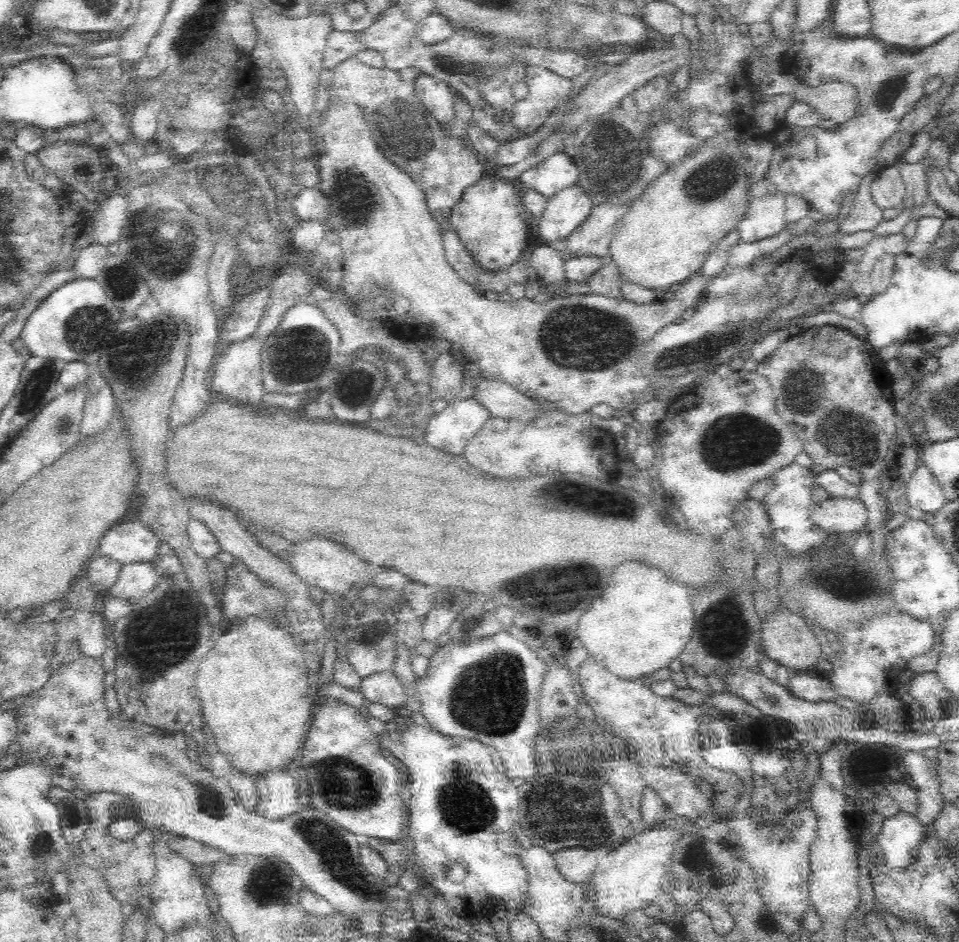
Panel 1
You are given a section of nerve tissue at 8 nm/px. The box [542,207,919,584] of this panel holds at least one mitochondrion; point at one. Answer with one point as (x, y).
(840, 431)

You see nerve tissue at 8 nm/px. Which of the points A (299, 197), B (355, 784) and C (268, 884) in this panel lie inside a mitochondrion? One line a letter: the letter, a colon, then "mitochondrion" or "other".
A: other
B: mitochondrion
C: mitochondrion

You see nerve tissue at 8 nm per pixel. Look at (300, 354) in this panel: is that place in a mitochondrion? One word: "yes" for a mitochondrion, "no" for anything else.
yes

